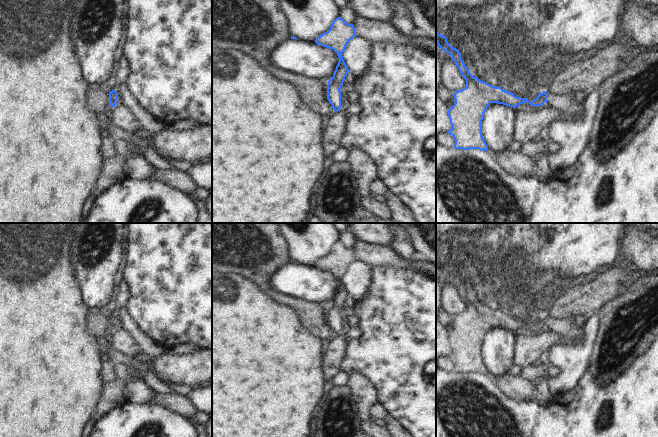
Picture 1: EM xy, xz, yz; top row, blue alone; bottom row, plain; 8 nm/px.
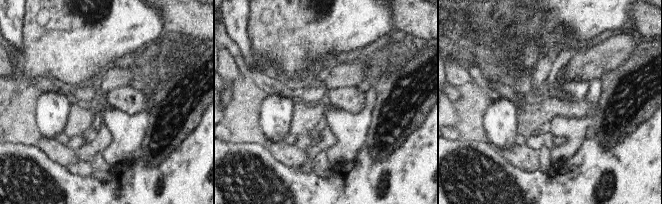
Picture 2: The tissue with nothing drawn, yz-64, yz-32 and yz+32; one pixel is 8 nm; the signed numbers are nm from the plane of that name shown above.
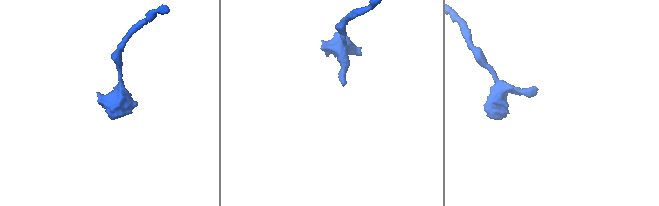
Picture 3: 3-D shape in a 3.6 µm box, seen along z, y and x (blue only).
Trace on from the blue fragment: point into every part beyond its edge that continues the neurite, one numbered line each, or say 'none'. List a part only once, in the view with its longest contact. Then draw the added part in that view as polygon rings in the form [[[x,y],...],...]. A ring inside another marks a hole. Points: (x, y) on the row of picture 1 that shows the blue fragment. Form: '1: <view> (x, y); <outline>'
1: yz (569, 105); [[[548,93],[546,103],[549,107],[566,115],[569,120],[578,121],[585,115],[584,101],[585,99],[580,100],[576,95]]]

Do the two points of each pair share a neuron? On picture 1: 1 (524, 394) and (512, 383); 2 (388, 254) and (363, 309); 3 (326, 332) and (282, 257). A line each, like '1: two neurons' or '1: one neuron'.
1: one neuron
2: two neurons
3: one neuron

